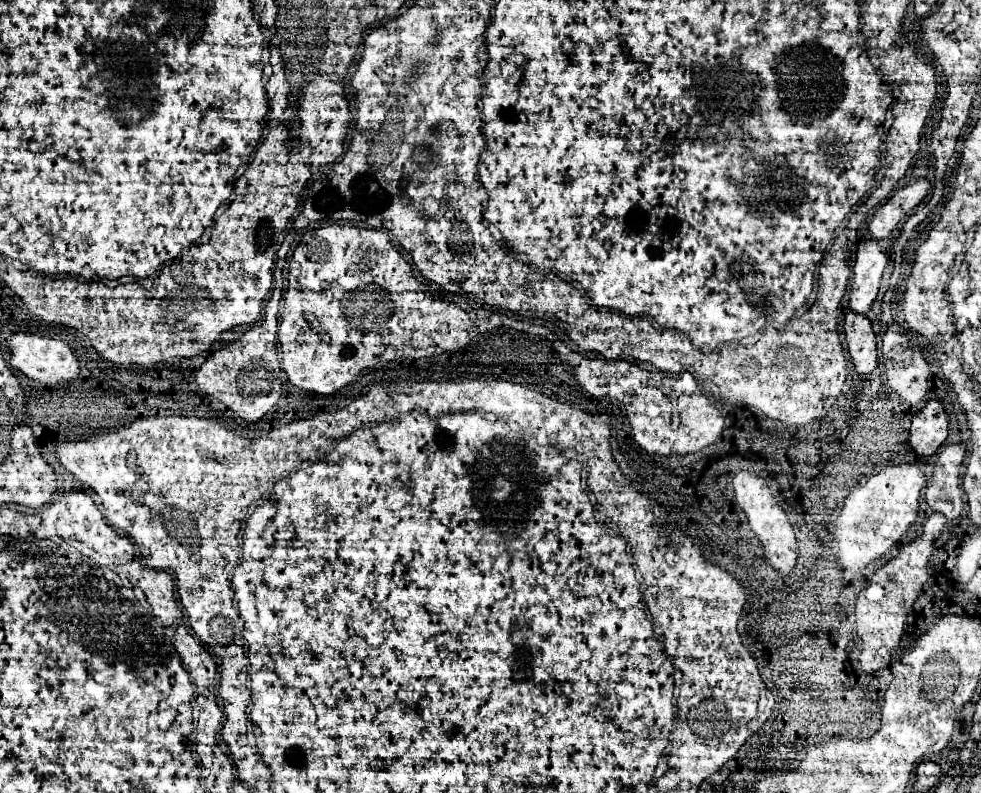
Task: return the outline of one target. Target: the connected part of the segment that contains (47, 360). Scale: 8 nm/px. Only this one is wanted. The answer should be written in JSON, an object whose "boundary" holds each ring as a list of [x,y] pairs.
{"boundary":[[[18,333],[8,341],[8,347],[10,347],[10,353],[12,353],[10,365],[14,369],[18,369],[20,373],[24,373],[26,377],[34,379],[34,381],[40,381],[40,383],[46,383],[46,385],[66,383],[66,381],[74,381],[80,373],[78,359],[74,357],[72,349],[62,341]]]}

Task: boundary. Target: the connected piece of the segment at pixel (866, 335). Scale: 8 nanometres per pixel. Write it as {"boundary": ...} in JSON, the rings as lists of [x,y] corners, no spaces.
{"boundary":[[[848,313],[844,319],[844,335],[854,369],[862,375],[872,373],[876,367],[876,339],[870,321],[864,315]]]}

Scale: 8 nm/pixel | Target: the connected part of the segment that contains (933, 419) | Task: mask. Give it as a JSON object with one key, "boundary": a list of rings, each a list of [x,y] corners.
{"boundary":[[[928,401],[912,419],[910,447],[918,457],[930,457],[948,437],[948,419],[940,401]]]}

